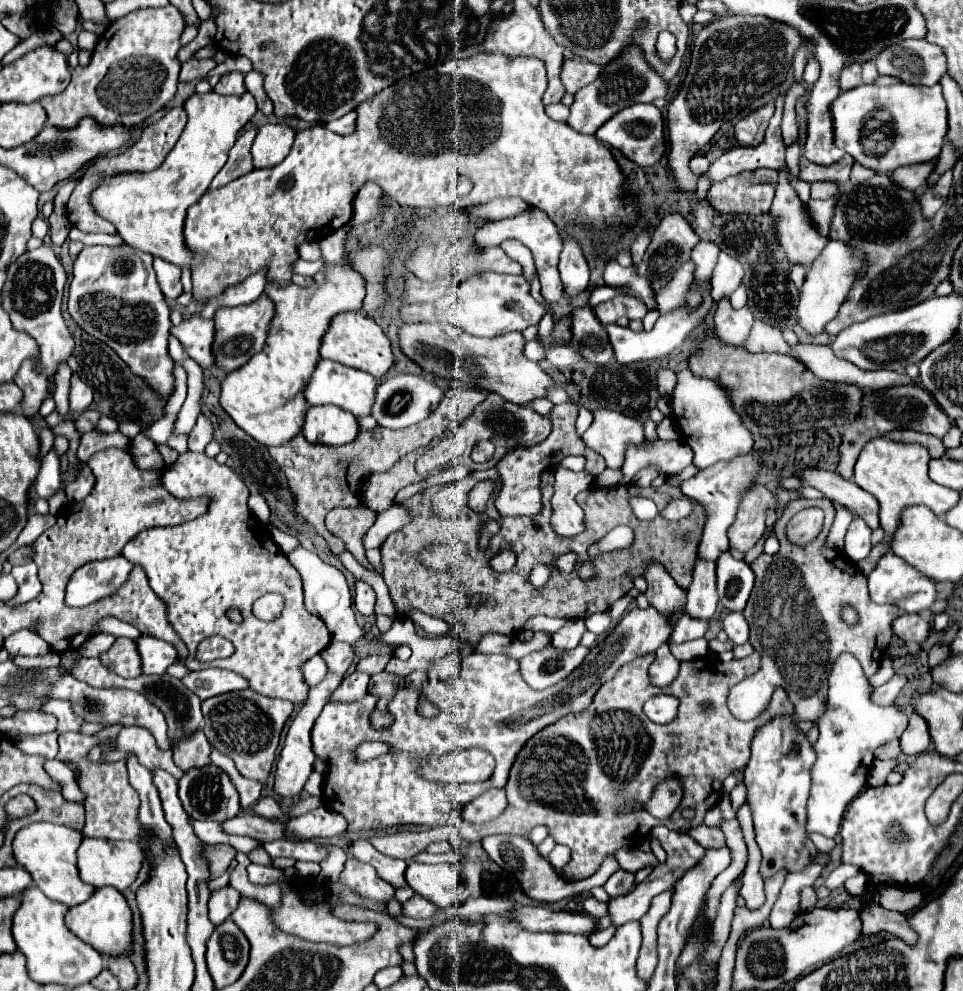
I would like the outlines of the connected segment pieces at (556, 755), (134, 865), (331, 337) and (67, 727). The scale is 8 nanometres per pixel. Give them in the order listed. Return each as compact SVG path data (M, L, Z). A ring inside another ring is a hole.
M759 652L727 664L715 654L707 656L707 660L697 658L681 662L679 678L665 688L657 688L649 682L647 668L651 660L653 654L647 654L631 664L625 664L613 680L599 688L587 712L565 716L551 728L535 734L529 744L523 746L509 772L509 782L505 786L509 804L499 818L483 826L471 826L461 820L451 828L451 832L467 842L479 842L493 834L527 836L535 826L543 824L557 844L571 848L571 862L563 868L563 872L571 872L575 880L583 880L597 872L607 852L633 846L655 826L665 824L663 820L653 820L645 808L637 808L627 814L621 812L625 802L647 802L655 784L671 774L681 776L683 782L691 782L691 790L685 792L683 802L675 812L675 830L681 826L693 828L703 824L705 812L721 800L723 780L735 770L743 770L747 766L755 728L763 726L771 716L793 712L793 704L783 688L775 688L767 710L757 718L743 722L729 712L727 694L731 686L759 670ZM655 694L673 694L681 700L675 722L661 726L643 714L645 700ZM705 700L711 702L709 712L703 710ZM685 808L695 810L693 820L685 820L681 816Z
M83 838L79 846L79 874L87 884L101 886L113 886L117 890L127 890L139 876L139 870L143 866L143 850L135 842L121 842L121 840L107 840L107 838Z
M361 310L343 312L331 322L331 328L321 344L321 358L329 358L339 364L369 372L375 378L383 378L393 366L393 352L391 352L389 338L383 334L381 326L377 326L371 318L363 316Z
M51 700L51 702L47 702L41 710L51 712L51 714L57 716L57 734L77 732L77 730L81 730L83 724L85 724L85 720L73 712L69 700Z

